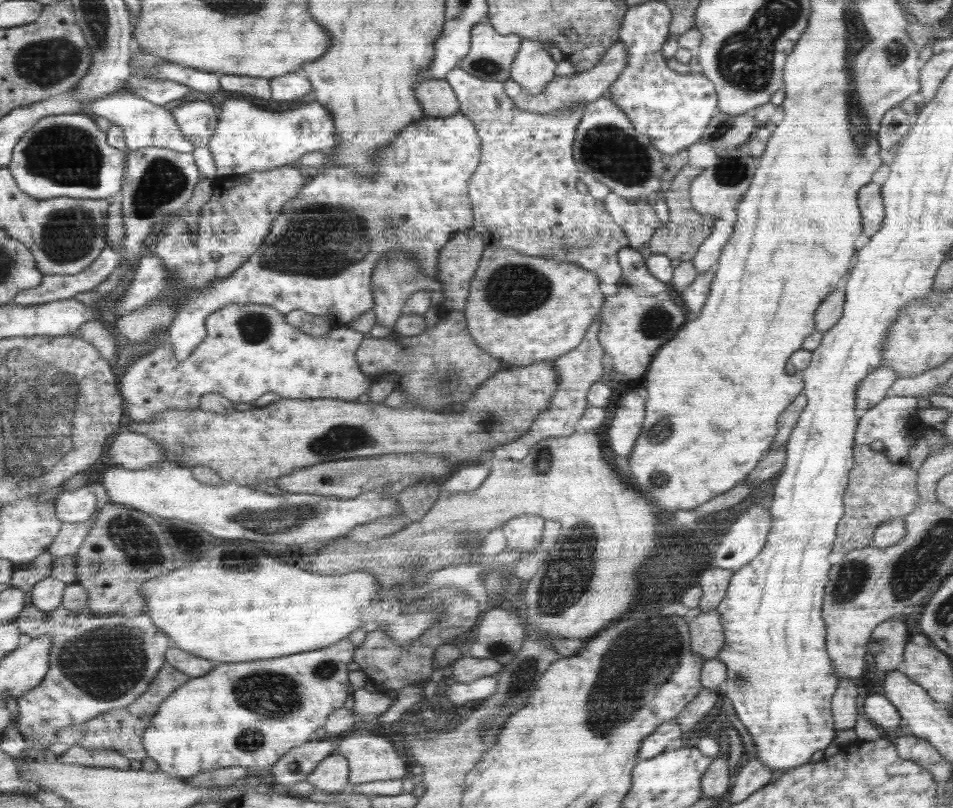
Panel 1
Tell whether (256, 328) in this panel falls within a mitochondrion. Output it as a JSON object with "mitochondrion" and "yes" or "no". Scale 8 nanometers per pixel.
{"mitochondrion":"yes"}

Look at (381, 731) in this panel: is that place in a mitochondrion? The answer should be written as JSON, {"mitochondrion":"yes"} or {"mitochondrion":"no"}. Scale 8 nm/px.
{"mitochondrion":"no"}

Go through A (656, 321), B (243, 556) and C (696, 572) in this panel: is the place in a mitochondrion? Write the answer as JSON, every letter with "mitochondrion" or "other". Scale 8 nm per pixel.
{"A":"mitochondrion","B":"other","C":"other"}

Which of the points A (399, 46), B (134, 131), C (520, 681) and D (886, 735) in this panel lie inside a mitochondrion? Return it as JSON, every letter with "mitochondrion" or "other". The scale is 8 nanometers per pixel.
{"A":"other","B":"other","C":"mitochondrion","D":"other"}

